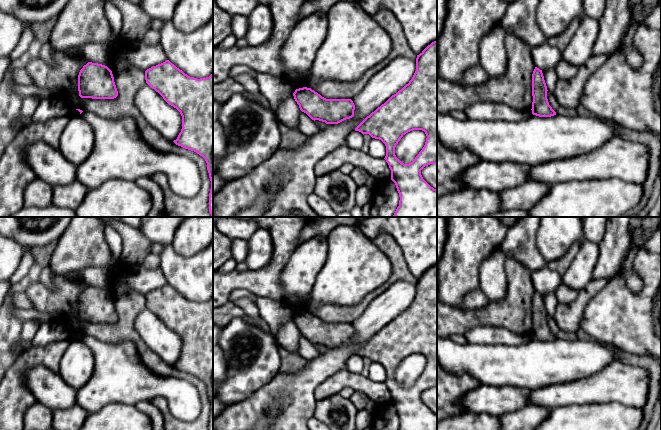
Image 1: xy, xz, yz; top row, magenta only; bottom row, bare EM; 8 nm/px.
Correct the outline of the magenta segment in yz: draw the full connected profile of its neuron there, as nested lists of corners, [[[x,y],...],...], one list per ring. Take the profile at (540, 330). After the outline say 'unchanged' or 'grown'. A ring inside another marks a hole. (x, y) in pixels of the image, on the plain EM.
[[[535,291],[532,298],[532,338],[539,341],[551,341],[556,336],[549,329],[547,323],[547,310],[544,304],[542,294]]]; unchanged

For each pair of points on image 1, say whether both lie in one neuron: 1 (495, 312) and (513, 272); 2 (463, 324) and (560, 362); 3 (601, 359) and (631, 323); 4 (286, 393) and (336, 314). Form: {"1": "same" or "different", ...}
{"1": "same", "2": "different", "3": "different", "4": "different"}

